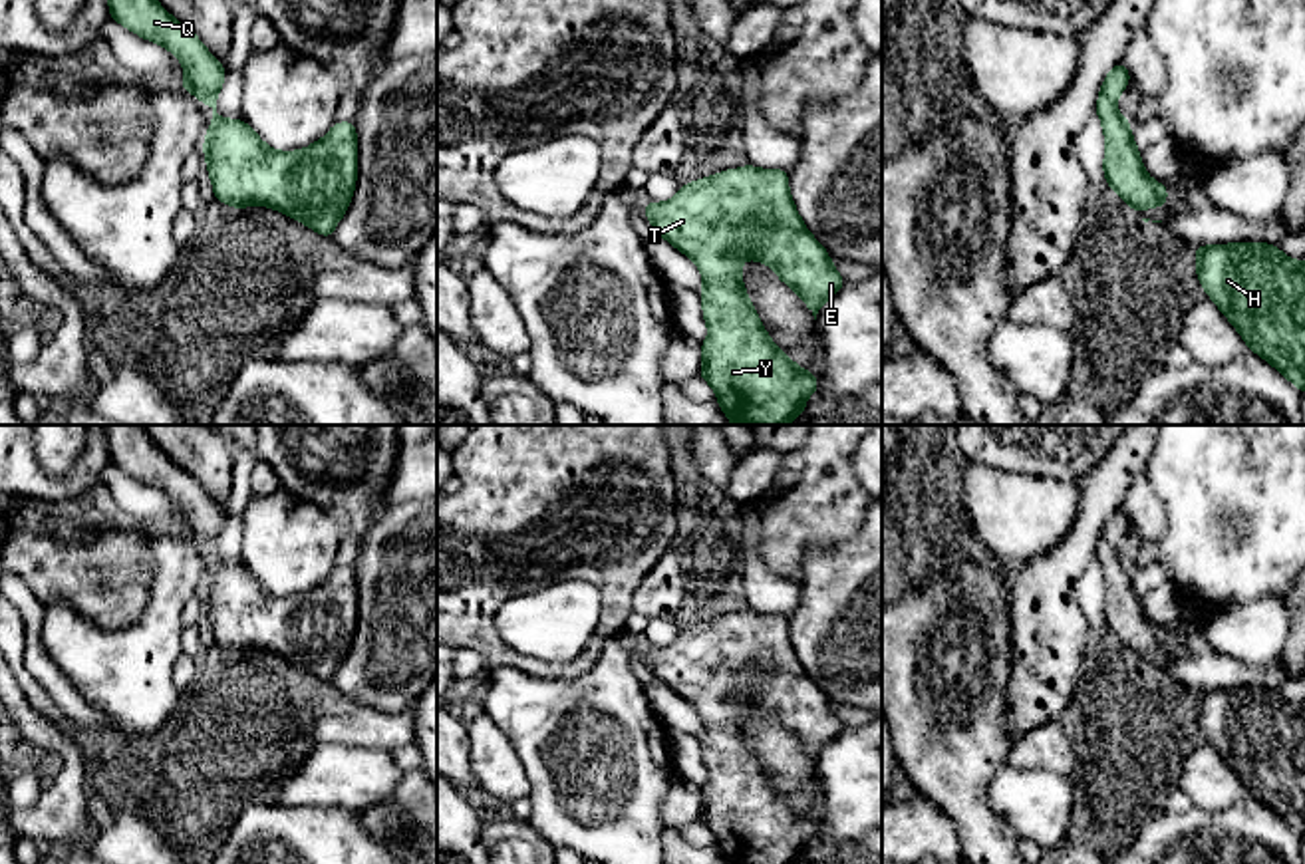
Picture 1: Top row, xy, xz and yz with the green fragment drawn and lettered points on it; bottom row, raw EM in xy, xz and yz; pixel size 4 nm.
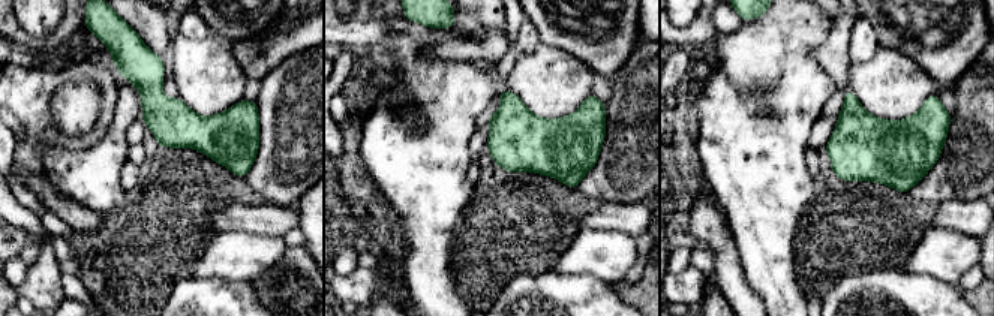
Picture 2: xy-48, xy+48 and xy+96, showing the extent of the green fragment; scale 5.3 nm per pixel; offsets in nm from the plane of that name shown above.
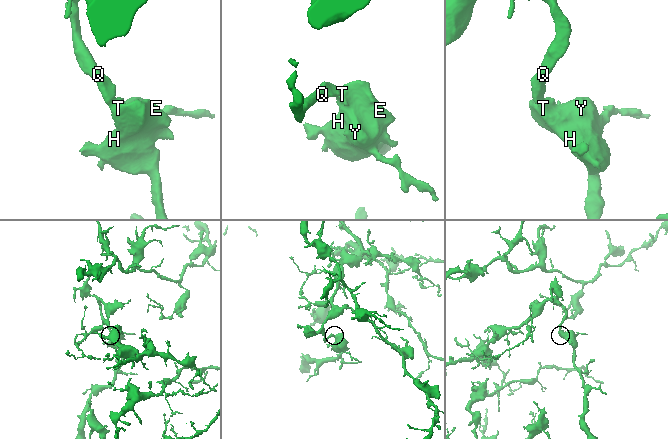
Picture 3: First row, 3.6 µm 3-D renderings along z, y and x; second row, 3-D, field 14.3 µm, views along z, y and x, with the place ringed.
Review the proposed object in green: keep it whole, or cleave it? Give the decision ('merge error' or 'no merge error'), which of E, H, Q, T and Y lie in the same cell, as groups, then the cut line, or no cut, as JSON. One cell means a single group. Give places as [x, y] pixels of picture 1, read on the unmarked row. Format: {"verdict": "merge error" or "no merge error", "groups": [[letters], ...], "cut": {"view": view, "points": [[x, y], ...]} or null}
{"verdict": "no merge error", "groups": [["E", "H", "Q", "T", "Y"]], "cut": null}

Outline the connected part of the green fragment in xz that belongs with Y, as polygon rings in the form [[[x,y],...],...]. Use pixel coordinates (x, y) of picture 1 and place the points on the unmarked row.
[[[753,610],[721,616],[681,630],[667,648],[648,646],[644,655],[655,679],[689,701],[703,721],[699,741],[709,779],[701,789],[699,820],[715,834],[727,864],[800,862],[804,846],[818,834],[816,822],[810,814],[800,814],[769,783],[741,719],[745,703],[771,711],[777,723],[802,743],[814,765],[820,751],[846,729],[797,657],[789,638],[789,616]]]

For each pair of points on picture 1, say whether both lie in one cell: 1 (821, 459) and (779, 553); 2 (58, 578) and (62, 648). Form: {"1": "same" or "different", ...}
{"1": "same", "2": "different"}

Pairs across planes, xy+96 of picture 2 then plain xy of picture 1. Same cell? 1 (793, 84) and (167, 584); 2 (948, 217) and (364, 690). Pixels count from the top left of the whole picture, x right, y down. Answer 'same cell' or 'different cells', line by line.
1: same cell
2: different cells

